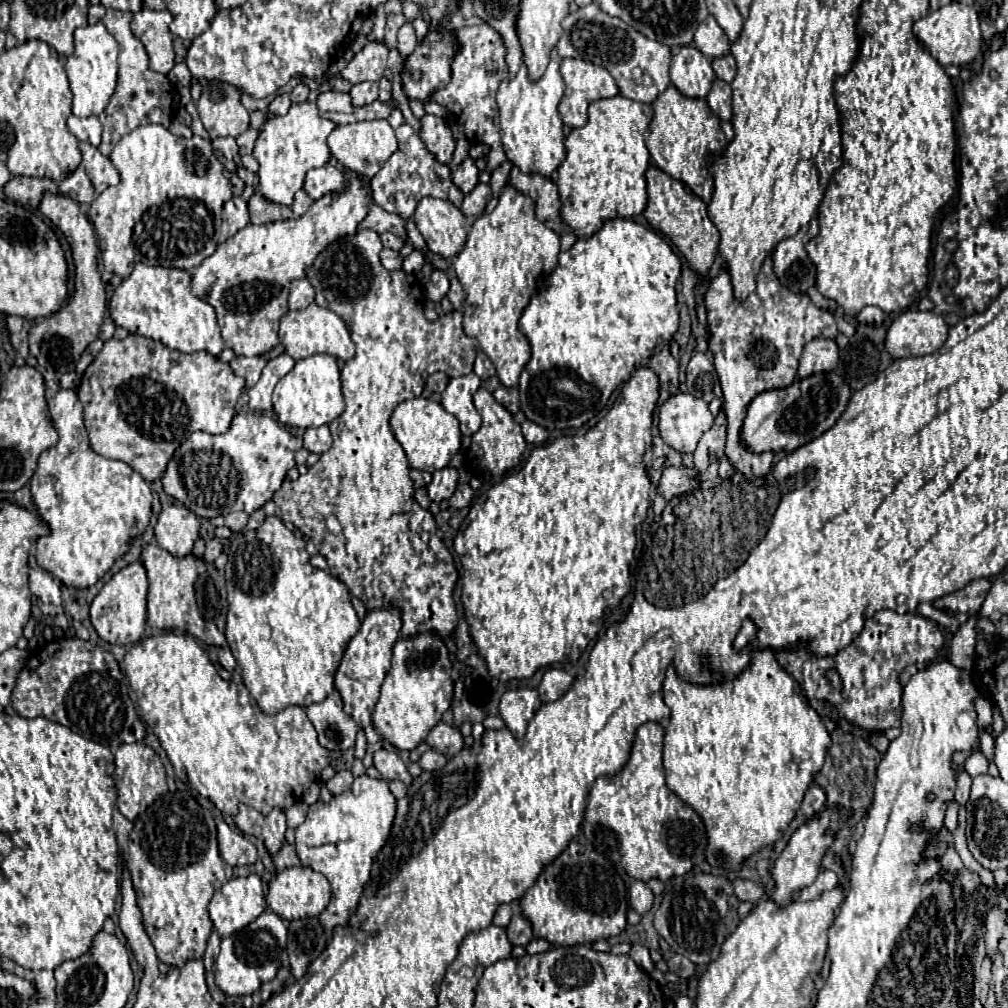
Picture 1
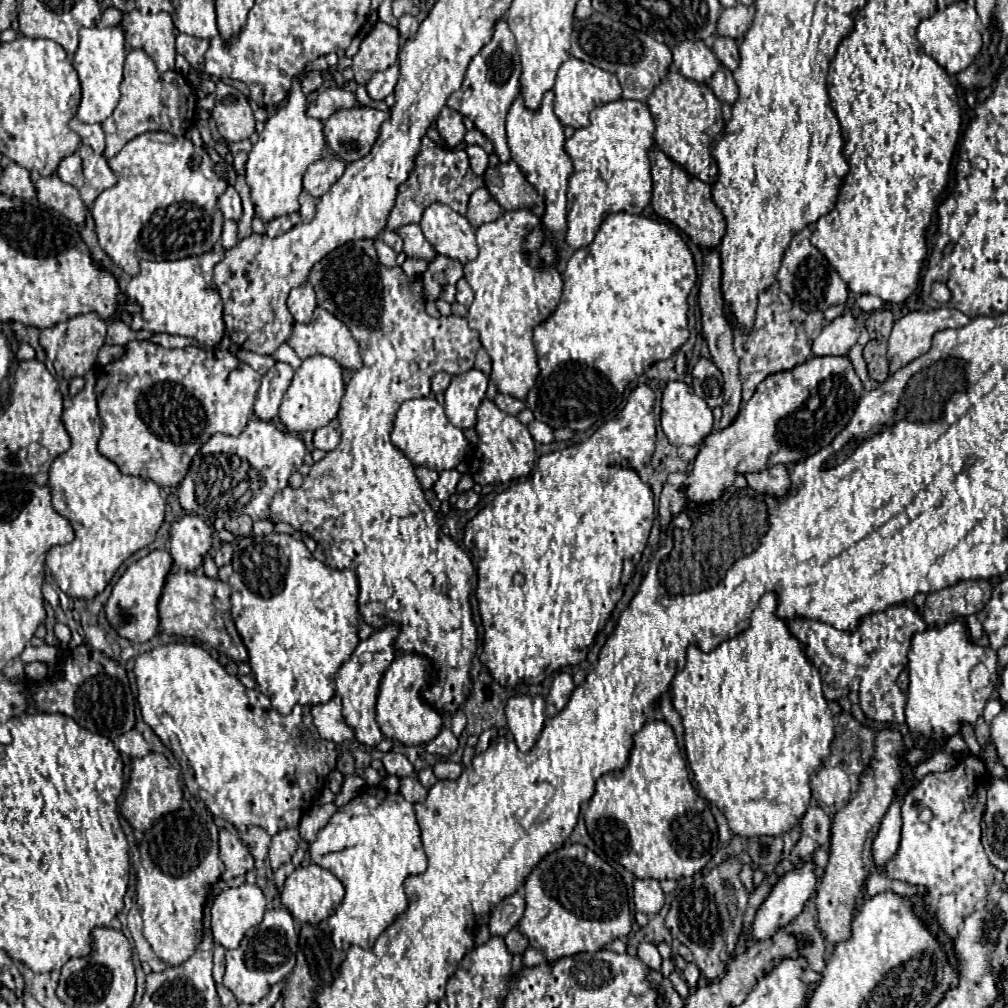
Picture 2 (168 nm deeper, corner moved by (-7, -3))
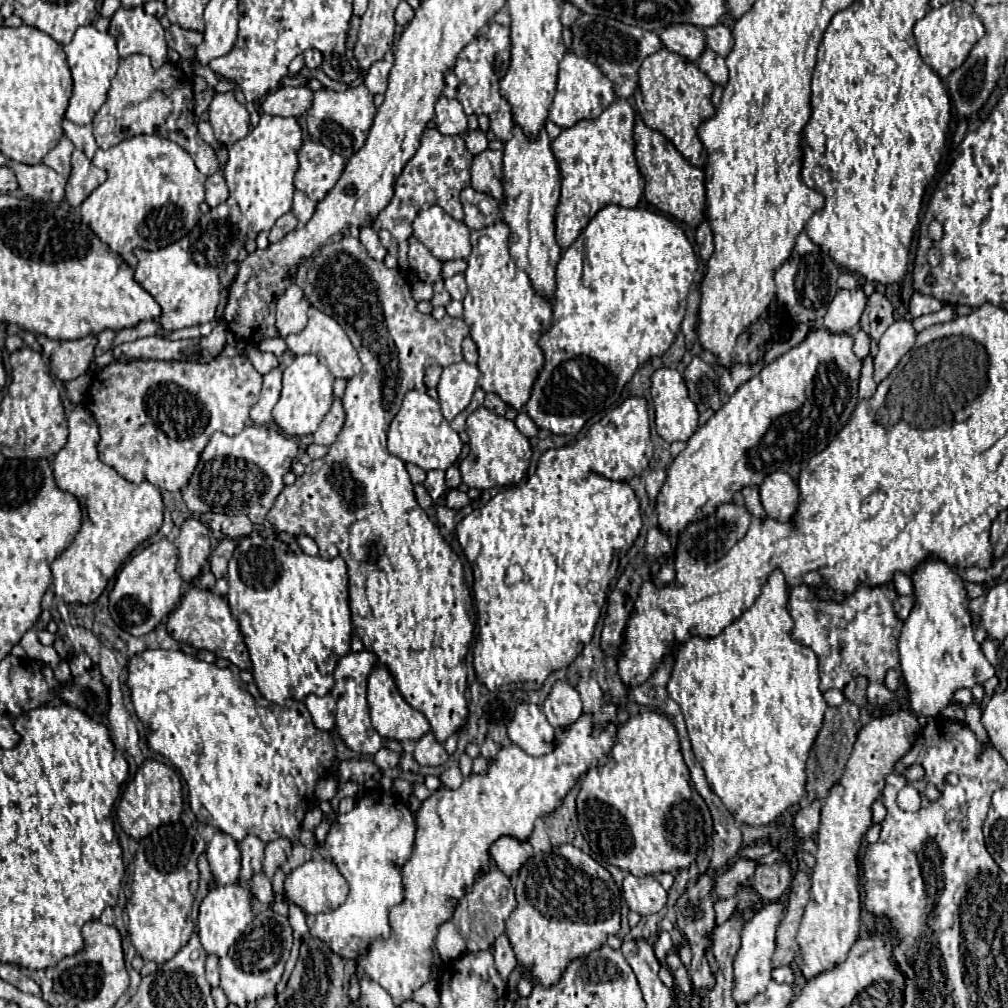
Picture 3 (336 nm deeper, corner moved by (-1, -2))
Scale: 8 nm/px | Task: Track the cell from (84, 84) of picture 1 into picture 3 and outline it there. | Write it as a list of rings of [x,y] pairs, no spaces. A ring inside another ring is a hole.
[[[92,25],[78,27],[72,43],[68,43],[64,47],[64,53],[68,57],[68,65],[70,65],[70,71],[74,77],[74,89],[72,89],[70,105],[68,105],[64,117],[76,125],[88,125],[88,123],[92,123],[98,109],[104,105],[108,89],[110,89],[110,81],[114,79],[116,69],[118,69],[120,57],[116,51],[116,39],[110,33],[102,33],[102,31],[94,29]]]

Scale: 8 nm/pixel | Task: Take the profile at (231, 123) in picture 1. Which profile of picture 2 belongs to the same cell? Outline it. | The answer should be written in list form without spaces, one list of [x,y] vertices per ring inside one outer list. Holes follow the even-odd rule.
[[[216,84],[216,106],[212,110],[212,118],[226,142],[246,140],[254,132],[256,120],[252,108],[246,96],[230,84]]]

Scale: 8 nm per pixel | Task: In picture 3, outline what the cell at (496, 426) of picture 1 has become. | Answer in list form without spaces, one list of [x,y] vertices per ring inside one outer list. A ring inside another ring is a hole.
[[[478,407],[468,419],[466,419],[466,433],[469,437],[470,451],[468,457],[458,465],[462,482],[468,487],[476,489],[490,489],[490,487],[504,487],[518,483],[532,457],[532,449],[528,439],[518,431],[514,421],[494,415],[486,407]]]

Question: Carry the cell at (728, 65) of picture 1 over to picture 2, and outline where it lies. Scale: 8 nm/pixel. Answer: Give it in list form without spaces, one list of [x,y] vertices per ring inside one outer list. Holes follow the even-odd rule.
[[[716,36],[714,46],[712,46],[716,58],[730,70],[736,70],[740,64],[740,56],[738,56],[738,44],[736,40],[728,38],[728,36]]]

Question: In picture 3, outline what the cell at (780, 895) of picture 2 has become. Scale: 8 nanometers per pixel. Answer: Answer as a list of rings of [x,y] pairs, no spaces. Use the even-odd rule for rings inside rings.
[[[772,901],[762,905],[762,909],[754,911],[754,915],[746,921],[742,929],[742,947],[734,959],[734,999],[736,1003],[746,1003],[750,995],[766,991],[768,981],[772,979],[772,953],[774,953],[774,933],[778,923],[784,917],[786,905],[782,901]]]

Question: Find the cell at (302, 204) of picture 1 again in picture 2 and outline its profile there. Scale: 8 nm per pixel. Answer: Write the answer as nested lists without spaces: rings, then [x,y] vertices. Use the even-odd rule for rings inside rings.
[[[302,192],[300,194],[300,216],[302,216],[302,222],[310,222],[316,214],[316,200],[308,194],[308,192]]]

